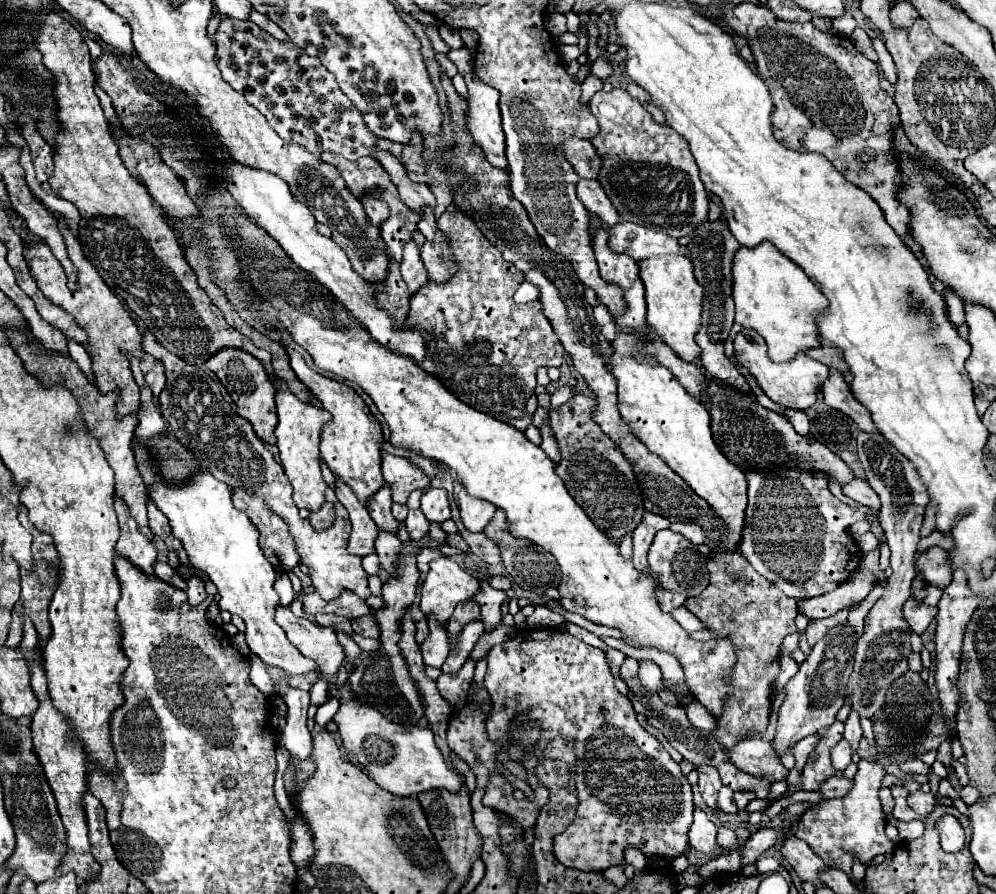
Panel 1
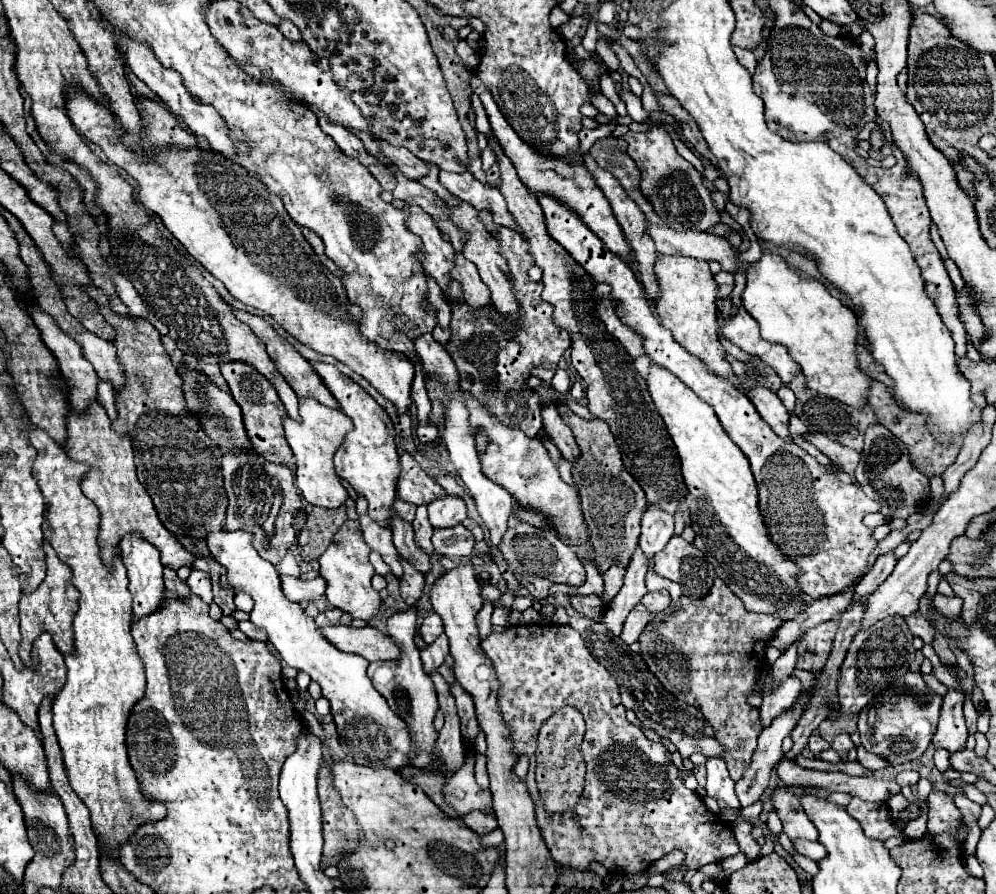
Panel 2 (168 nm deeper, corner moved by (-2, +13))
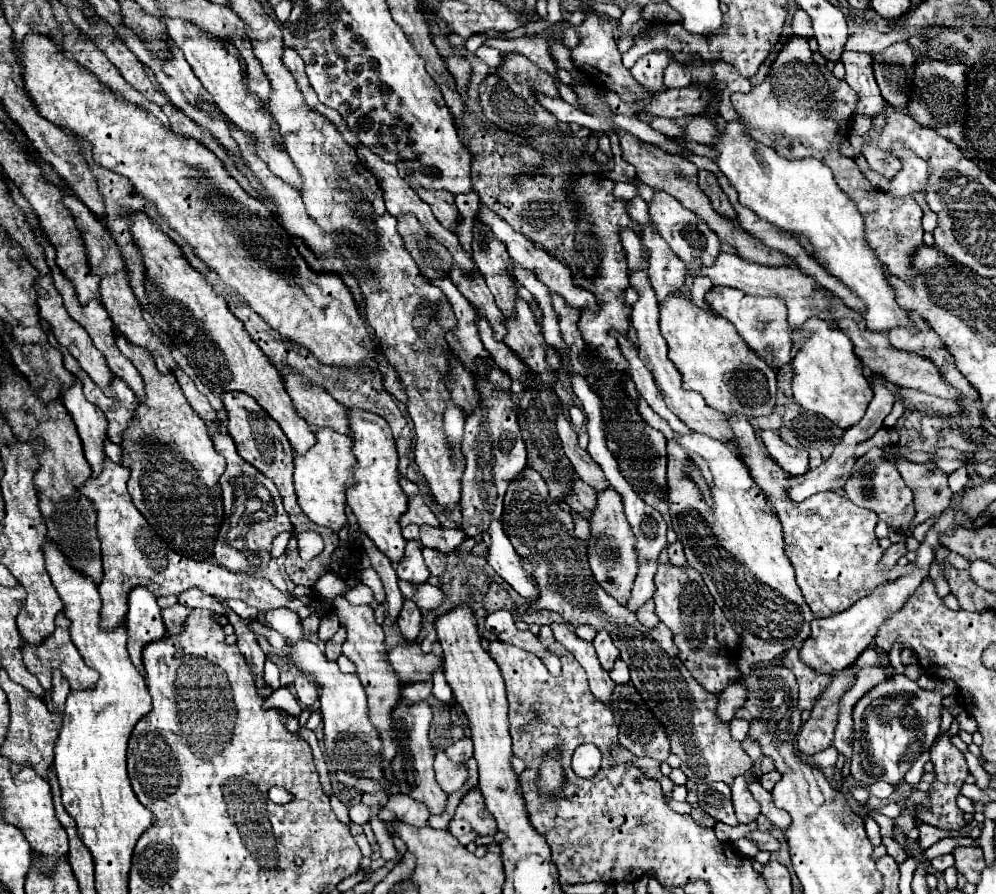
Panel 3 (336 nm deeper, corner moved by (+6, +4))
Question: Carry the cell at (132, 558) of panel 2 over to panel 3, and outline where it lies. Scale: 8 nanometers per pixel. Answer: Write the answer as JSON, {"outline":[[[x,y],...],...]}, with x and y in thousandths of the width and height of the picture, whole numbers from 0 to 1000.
{"outline":[[[135,658],[131,662],[127,705],[129,705],[131,736],[139,747],[139,752],[145,756],[145,743],[143,743],[145,720],[151,720],[151,716],[161,716],[167,709],[161,689],[161,678],[147,658]]]}

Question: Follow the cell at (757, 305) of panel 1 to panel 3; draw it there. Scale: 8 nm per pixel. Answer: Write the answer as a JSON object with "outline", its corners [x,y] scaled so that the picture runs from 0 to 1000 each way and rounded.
{"outline":[[[813,356],[807,367],[819,367],[817,374],[809,380],[807,389],[795,403],[797,409],[797,445],[799,450],[831,470],[837,470],[843,479],[855,479],[861,474],[876,447],[876,432],[867,421],[867,409],[859,403],[853,378],[845,369],[835,369],[831,360]]]}

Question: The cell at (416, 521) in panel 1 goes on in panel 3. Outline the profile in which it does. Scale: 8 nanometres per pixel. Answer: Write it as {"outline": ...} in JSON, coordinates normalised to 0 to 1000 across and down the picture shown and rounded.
{"outline":[[[416,604],[410,606],[406,626],[398,631],[398,642],[400,642],[402,649],[414,651],[414,653],[430,649],[432,640],[430,640],[428,631],[426,631],[426,624],[424,624],[424,617],[420,613],[420,606],[416,606]]]}

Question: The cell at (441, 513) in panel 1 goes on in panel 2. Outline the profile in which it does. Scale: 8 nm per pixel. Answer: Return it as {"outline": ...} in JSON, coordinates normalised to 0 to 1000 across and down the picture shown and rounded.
{"outline":[[[446,554],[430,563],[434,589],[454,589],[468,581],[468,563],[460,554]]]}

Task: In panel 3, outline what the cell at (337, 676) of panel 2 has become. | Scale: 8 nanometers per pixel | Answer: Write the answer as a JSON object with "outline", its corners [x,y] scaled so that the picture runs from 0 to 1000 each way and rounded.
{"outline":[[[277,680],[267,687],[267,696],[271,702],[281,707],[289,725],[293,725],[293,732],[289,734],[289,740],[295,743],[301,752],[311,754],[321,772],[321,787],[323,787],[323,805],[325,805],[325,834],[327,846],[331,850],[333,861],[341,861],[353,868],[363,870],[376,870],[384,872],[384,848],[382,848],[382,823],[378,814],[369,805],[369,790],[367,790],[367,774],[359,761],[357,754],[345,754],[341,752],[337,740],[331,740],[319,725],[319,720],[313,720],[305,716],[301,691],[297,685],[289,680]]]}

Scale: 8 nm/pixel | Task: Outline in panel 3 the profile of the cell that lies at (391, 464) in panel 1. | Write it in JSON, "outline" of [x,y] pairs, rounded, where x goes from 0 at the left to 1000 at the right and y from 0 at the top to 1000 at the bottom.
{"outline":[[[402,532],[402,544],[404,548],[410,553],[410,559],[412,559],[412,566],[410,566],[410,573],[402,579],[402,586],[404,588],[410,588],[410,586],[430,586],[430,588],[442,588],[440,579],[434,575],[434,570],[426,564],[424,555],[422,555],[422,548],[416,539],[408,537],[406,532]]]}

